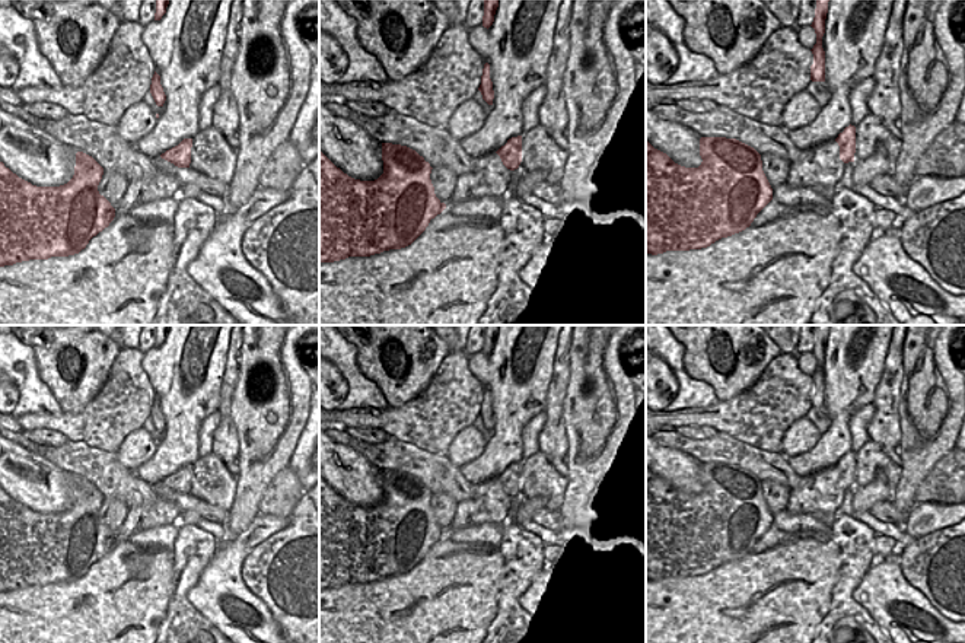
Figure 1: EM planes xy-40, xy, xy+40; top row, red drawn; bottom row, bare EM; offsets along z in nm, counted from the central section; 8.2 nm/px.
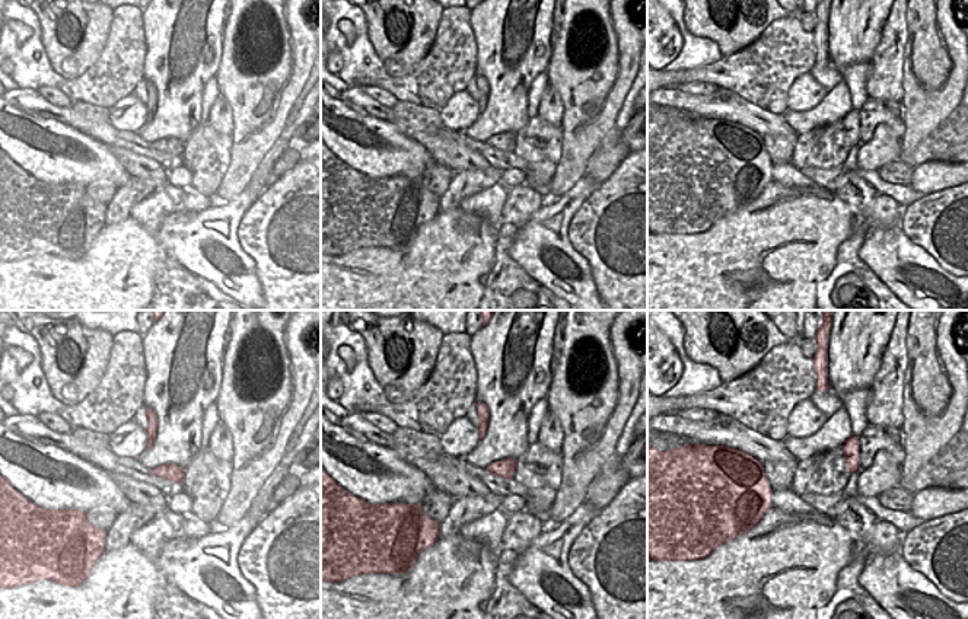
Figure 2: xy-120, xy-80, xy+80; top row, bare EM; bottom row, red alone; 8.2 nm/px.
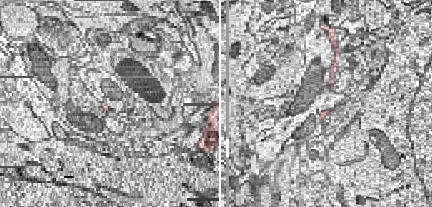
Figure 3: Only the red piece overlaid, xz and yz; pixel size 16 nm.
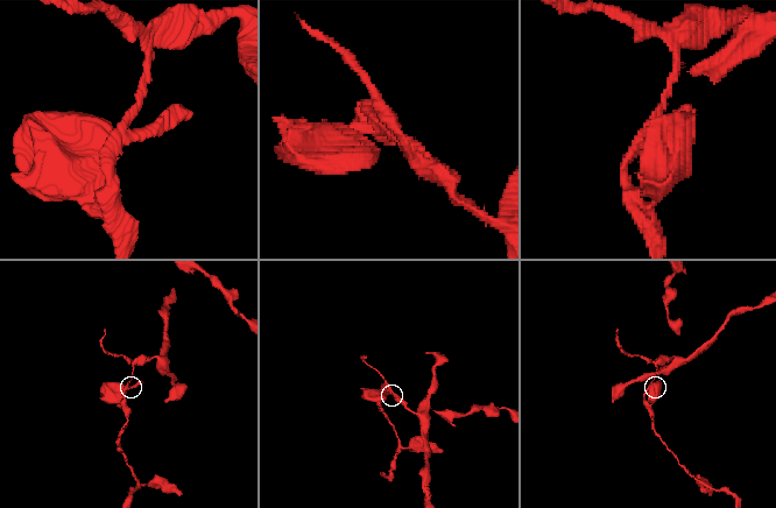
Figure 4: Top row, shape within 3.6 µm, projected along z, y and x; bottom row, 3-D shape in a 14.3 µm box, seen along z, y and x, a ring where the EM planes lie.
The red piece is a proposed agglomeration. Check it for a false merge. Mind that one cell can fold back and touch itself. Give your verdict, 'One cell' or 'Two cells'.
Two cells

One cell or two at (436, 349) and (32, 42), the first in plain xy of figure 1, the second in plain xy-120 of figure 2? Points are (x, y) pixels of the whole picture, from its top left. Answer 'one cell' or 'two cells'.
two cells

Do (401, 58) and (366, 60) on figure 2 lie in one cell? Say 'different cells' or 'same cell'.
different cells

